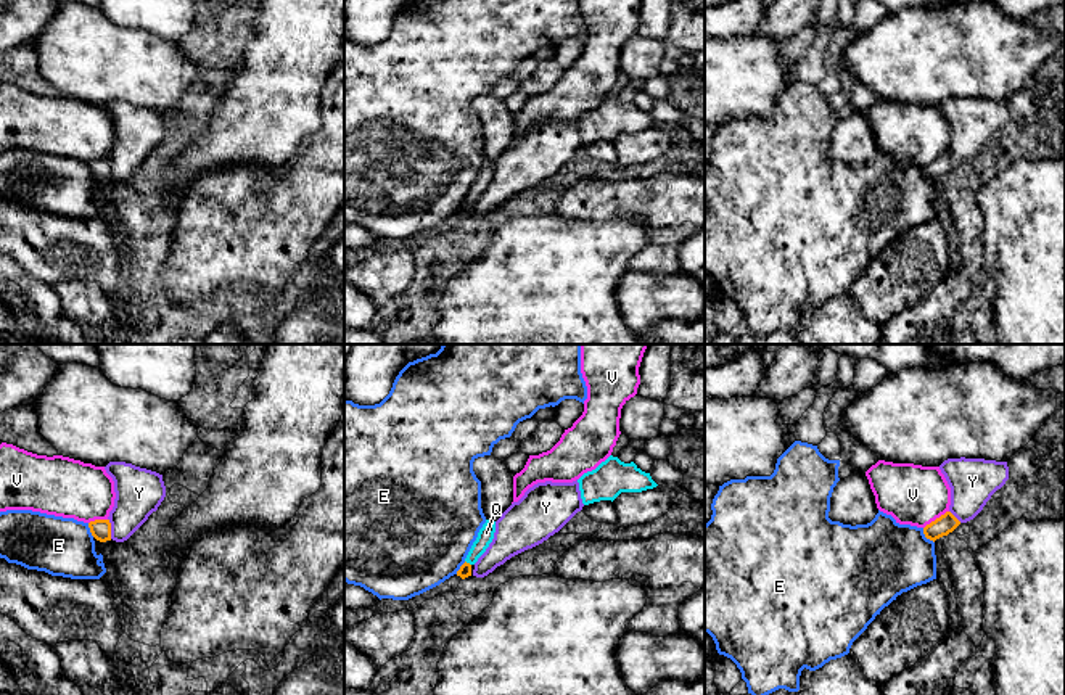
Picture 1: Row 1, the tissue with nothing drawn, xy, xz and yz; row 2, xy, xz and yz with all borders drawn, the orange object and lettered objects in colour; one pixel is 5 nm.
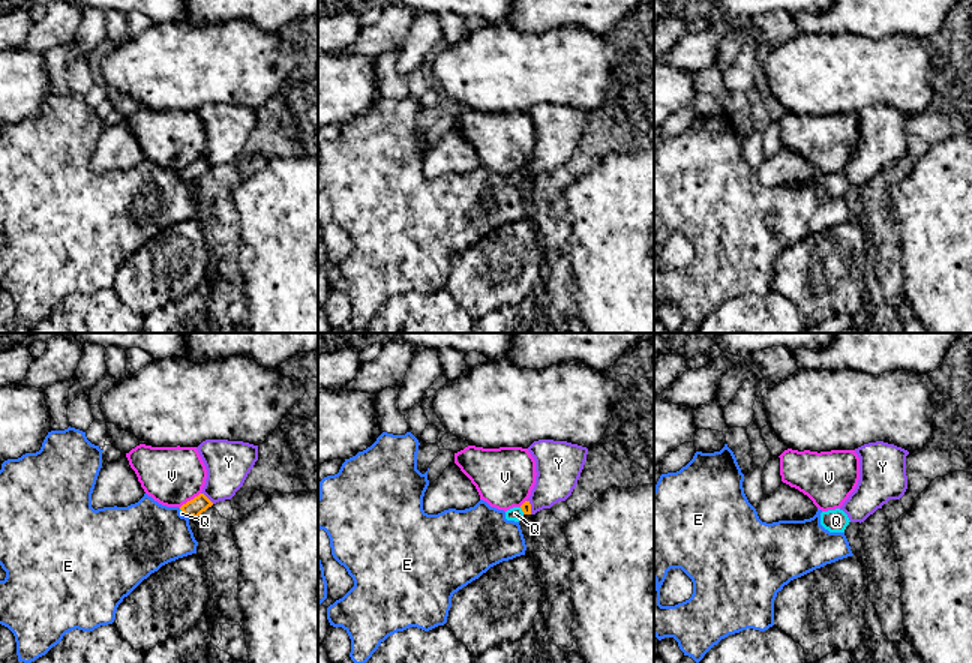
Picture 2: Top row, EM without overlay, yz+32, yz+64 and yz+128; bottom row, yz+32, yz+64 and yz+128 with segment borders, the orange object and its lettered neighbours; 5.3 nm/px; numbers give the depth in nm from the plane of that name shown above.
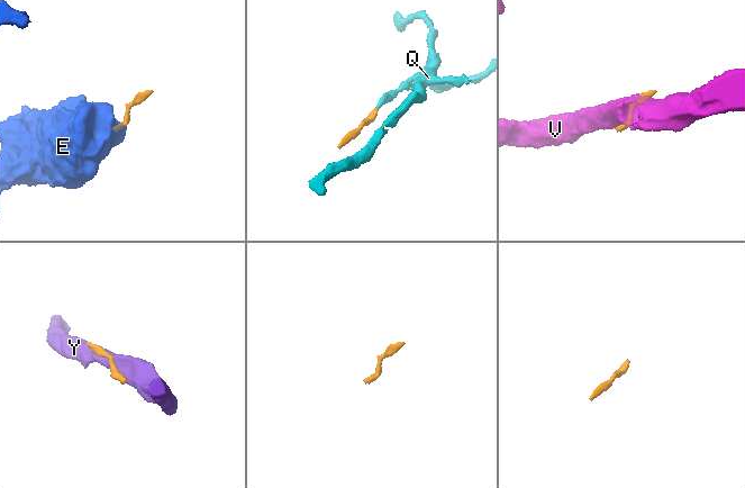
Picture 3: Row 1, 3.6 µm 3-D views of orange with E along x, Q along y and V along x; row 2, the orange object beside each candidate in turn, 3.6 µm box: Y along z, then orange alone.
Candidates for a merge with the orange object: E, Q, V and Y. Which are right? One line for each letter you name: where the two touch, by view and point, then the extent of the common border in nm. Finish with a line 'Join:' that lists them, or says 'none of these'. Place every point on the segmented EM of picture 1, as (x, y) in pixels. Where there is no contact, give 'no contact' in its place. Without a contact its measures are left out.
Q: xz (468, 563) | 40 nm
Join: Q

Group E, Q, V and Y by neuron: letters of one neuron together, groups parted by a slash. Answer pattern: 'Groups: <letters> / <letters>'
Groups: E / Q / V / Y

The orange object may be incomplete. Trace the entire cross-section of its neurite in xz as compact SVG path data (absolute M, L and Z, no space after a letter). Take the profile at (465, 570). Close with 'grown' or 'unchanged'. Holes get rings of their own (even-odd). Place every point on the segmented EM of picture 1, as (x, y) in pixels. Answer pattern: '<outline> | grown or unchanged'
M486 520L465 558L465 563L457 571L457 576L460 576L462 579L471 576L471 566L486 552L486 549L494 539L494 533L495 533L495 521Z | grown

